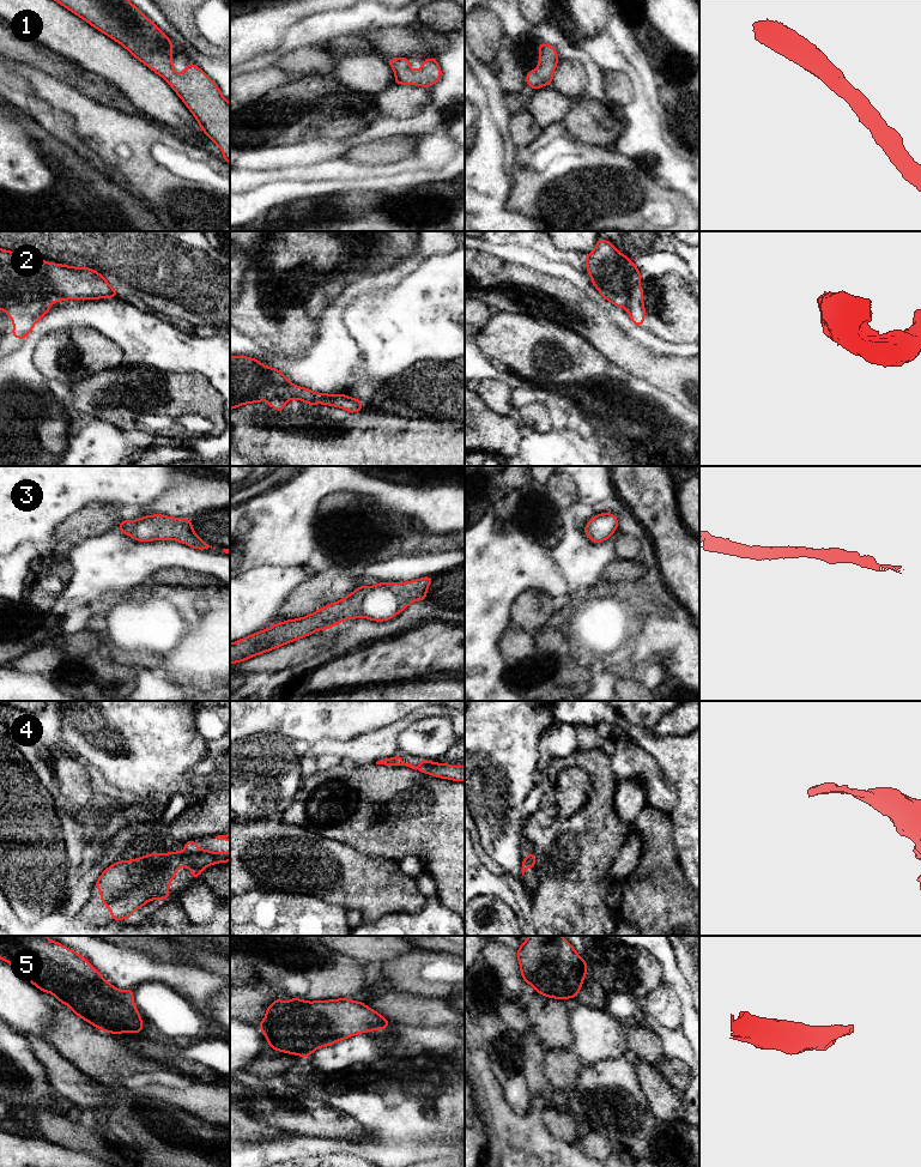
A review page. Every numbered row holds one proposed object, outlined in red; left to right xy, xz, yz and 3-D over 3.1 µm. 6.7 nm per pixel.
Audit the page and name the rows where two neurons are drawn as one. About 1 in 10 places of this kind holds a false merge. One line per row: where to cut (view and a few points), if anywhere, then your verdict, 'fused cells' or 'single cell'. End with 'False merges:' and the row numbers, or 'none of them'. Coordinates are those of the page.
1: no cut | single cell
2: xy (49, 303), (40, 296), (30, 301), (18, 302), (6, 309) | fused cells
3: no cut | single cell
4: no cut | single cell
5: no cut | single cell
False merges: 2

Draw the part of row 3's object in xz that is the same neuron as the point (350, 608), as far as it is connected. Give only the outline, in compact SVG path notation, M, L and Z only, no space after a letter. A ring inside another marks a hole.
M434 576L408 582L380 582L375 586L359 586L344 599L297 619L273 624L230 643L230 664L281 647L315 631L341 623L343 619L365 617L371 621L387 621L405 610L412 601L426 599L428 587Z

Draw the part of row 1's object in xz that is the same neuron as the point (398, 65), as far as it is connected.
M408 58L388 59L388 62L395 73L394 84L430 87L442 75L441 67L434 58L424 60L418 71L410 67Z

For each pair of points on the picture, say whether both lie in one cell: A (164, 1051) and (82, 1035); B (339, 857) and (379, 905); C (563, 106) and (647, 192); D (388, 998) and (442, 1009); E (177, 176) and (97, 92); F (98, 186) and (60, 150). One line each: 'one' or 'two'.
A: two
B: one
C: two
D: one
E: two
F: one

